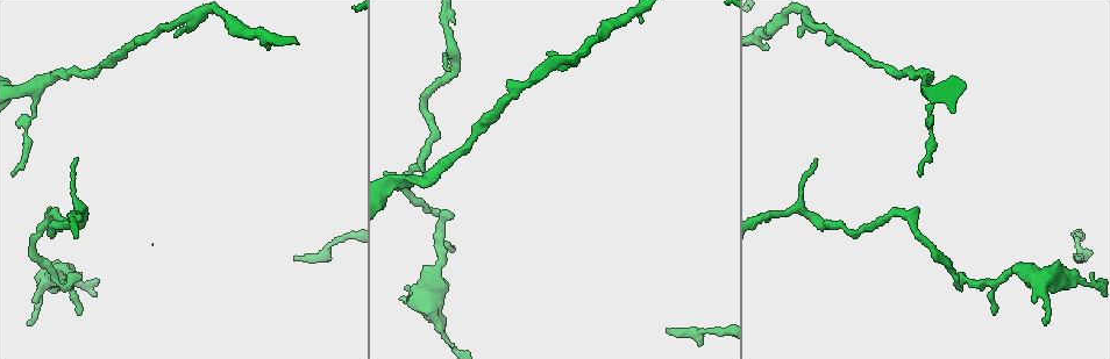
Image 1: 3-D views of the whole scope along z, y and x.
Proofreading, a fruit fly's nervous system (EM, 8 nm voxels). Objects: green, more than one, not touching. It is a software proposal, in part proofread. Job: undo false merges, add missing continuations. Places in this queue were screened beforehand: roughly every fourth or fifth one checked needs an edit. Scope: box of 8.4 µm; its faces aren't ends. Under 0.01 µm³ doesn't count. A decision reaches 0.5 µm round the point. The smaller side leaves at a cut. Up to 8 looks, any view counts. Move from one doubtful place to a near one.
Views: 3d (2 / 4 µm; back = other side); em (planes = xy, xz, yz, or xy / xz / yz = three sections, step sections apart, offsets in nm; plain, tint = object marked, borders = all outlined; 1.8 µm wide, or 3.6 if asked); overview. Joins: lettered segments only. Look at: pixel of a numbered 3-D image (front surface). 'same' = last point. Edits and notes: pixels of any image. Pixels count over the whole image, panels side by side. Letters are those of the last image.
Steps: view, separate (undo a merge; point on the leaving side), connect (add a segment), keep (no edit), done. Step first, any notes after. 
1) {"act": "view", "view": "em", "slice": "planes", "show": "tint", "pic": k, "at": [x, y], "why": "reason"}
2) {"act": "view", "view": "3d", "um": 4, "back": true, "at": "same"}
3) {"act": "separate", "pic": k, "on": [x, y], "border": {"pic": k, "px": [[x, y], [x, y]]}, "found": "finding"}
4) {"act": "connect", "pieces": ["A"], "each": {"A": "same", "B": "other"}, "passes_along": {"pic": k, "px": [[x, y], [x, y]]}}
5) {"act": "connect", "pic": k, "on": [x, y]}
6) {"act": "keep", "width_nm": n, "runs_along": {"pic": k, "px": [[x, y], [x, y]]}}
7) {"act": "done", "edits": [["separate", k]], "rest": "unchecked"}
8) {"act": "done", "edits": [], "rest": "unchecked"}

{"act": "view", "view": "3d", "um": 2, "pic": 1, "at": [24, 131], "why": "thin neck"}

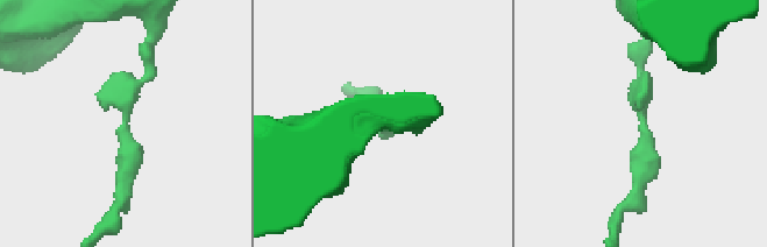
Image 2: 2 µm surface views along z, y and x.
{"act": "view", "view": "em", "slice": "planes", "show": "borders", "pic": 2, "at": [124, 123], "why": "shape alone is not enough"}

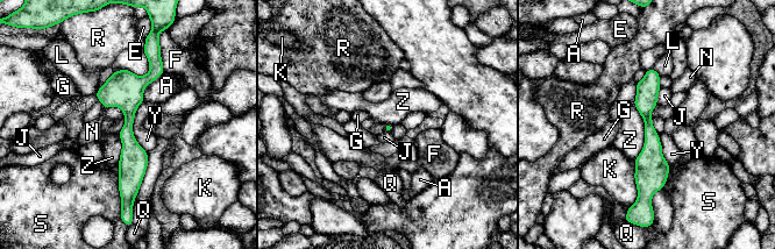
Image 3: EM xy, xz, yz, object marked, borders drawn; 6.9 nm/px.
{"act": "keep", "longest_contact_nm": ["Z", 400], "each": {"A": "other", "E": "other", "F": "other", "G": "other", "J": "other", "K": "other", "L": "other", "N": "other", "Q": "other", "R": "other", "S": "other", "Y": "other", "Z": "other"}, "runs_along": {"pic": 3, "px": [[151, 62], [129, 95], [123, 197]]}, "found": "all the same neuron"}

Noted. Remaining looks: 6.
{"act": "view", "view": "em", "um": 3.6, "slice": "yz", "step": 8, "show": "tint", "pic": 1, "at": [403, 298], "why": "free end"}

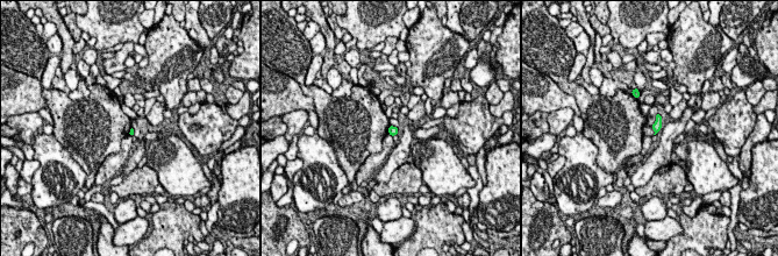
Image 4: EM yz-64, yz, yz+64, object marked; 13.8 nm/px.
{"act": "view", "view": "em", "um": 3.6, "slice": "xy", "step": 4, "show": "borders", "at": "same"}

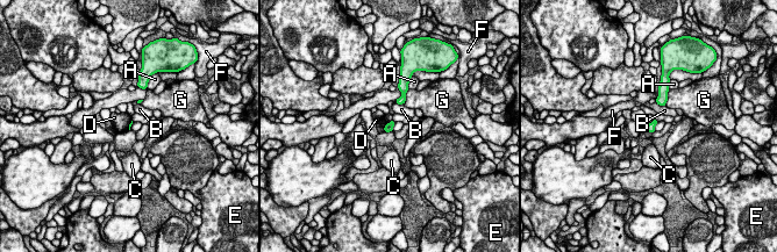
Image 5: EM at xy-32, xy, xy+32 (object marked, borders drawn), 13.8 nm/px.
{"act": "keep", "each": {"A": "other", "B": "other", "C": "other", "D": "other", "E": "other", "F": "other", "G": "other"}, "border": {"pic": 5, "px": [[386, 123], [383, 127]]}, "found": "none of them fits"}

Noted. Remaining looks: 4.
{"act": "view", "view": "3d", "um": 4, "pic": 1, "at": [294, 257], "why": "tapers out"}

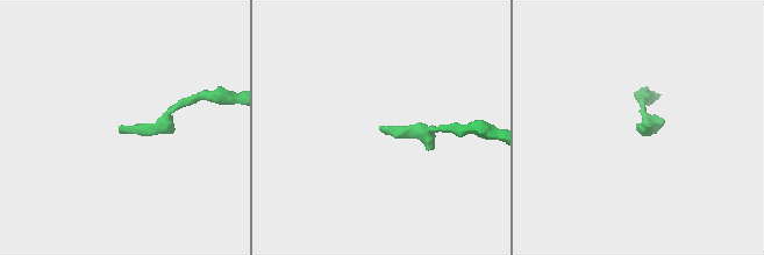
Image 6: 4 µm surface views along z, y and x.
{"act": "view", "view": "em", "slice": "xy", "step": 16, "show": "tint", "pic": 6, "at": [121, 129], "why": "shape alone is not enough"}

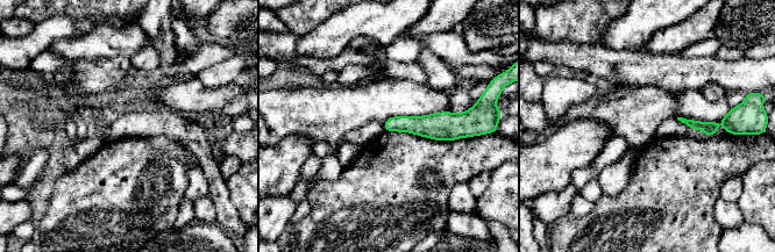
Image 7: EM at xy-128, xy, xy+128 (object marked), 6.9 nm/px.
{"act": "view", "view": "em", "slice": "planes", "show": "borders", "at": "same", "why": "another direction"}

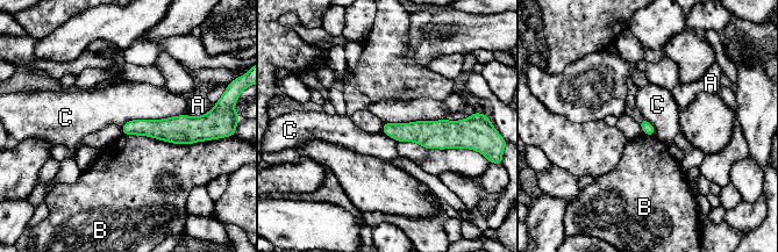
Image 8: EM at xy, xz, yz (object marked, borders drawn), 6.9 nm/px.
{"act": "keep", "width_nm": 80, "longest_contact_nm": ["B", 600], "each": {"A": "other", "B": "other", "C": "other"}, "found": "no lettered segment goes on from it"}

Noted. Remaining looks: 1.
{"act": "done", "edits": [], "rest": "unchecked"}

